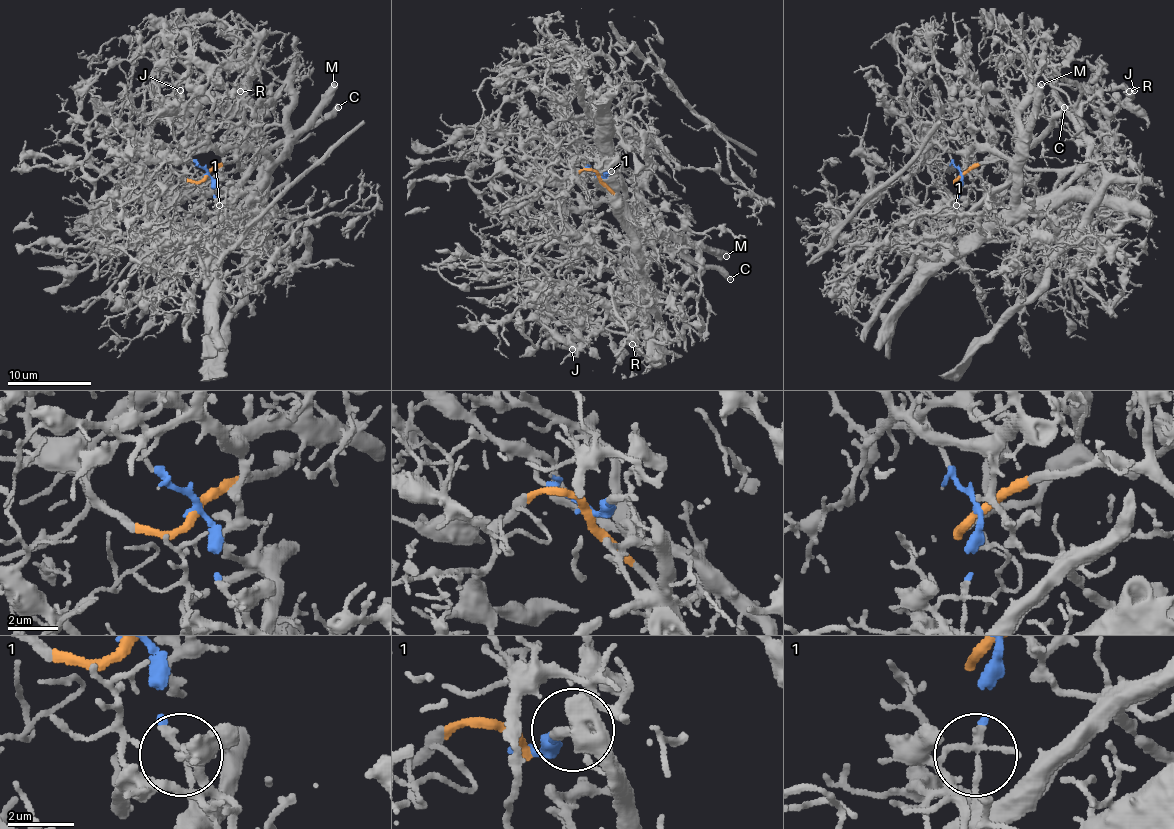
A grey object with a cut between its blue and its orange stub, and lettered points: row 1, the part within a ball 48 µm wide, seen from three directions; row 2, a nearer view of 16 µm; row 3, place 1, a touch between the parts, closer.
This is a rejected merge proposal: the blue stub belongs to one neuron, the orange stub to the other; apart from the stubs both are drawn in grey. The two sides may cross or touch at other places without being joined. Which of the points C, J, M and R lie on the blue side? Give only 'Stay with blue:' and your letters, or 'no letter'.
Stay with blue: C

